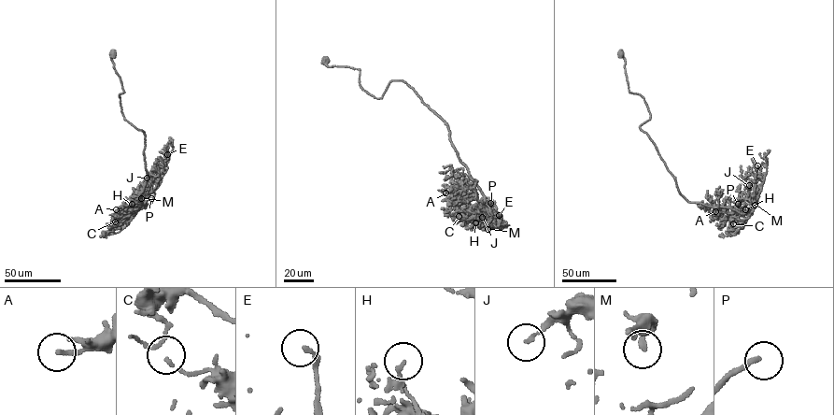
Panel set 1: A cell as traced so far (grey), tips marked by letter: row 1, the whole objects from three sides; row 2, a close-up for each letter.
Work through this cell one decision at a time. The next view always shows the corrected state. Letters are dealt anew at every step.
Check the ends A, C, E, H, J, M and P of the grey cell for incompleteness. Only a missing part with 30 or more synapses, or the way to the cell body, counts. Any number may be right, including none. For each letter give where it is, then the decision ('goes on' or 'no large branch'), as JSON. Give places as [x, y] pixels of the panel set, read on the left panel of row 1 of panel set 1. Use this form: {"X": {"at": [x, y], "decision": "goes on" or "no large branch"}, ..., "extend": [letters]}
{"A": {"at": [116, 209], "decision": "no large branch"}, "C": {"at": [115, 221], "decision": "no large branch"}, "E": {"at": [167, 154], "decision": "goes on"}, "H": {"at": [132, 204], "decision": "no large branch"}, "J": {"at": [147, 178], "decision": "no large branch"}, "M": {"at": [141, 198], "decision": "no large branch"}, "P": {"at": [151, 198], "decision": "goes on"}, "extend": ["E", "P"]}

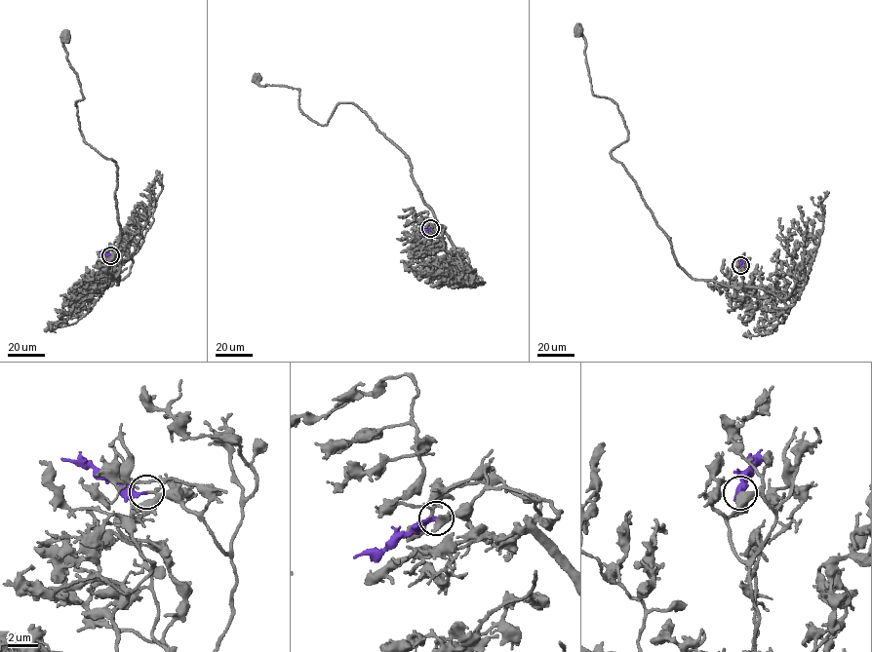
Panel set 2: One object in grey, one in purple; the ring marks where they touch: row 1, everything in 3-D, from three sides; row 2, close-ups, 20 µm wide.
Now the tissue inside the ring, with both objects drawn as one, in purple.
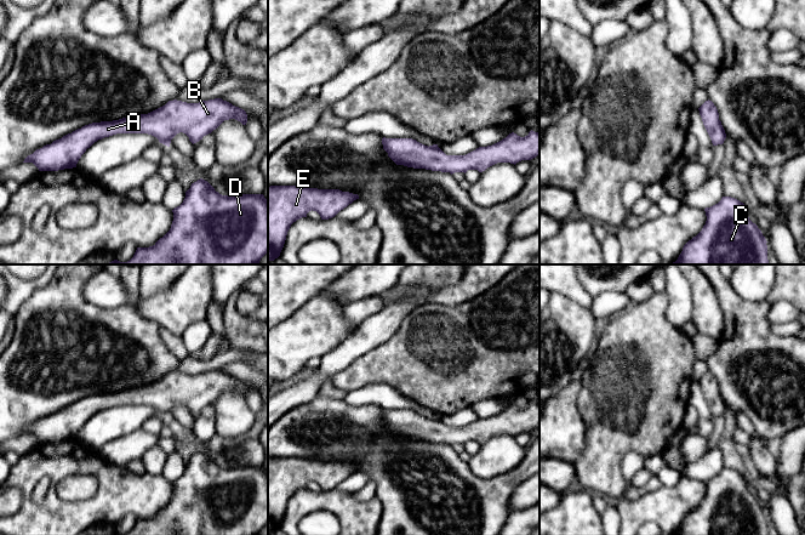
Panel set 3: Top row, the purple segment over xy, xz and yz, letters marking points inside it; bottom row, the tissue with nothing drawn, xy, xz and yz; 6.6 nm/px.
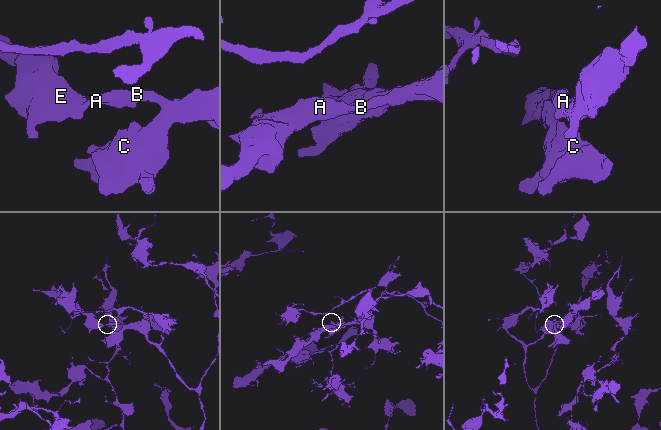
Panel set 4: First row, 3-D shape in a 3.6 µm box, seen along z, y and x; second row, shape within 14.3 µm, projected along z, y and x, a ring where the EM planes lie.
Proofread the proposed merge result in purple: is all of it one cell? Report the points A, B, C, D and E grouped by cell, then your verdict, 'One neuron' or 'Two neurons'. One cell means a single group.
Groups: A B C D E. One neuron

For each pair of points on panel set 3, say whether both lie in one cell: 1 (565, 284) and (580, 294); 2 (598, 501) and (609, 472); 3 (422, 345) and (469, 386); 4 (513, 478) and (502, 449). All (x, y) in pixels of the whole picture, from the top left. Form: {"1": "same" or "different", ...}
{"1": "same", "2": "different", "3": "same", "4": "different"}

